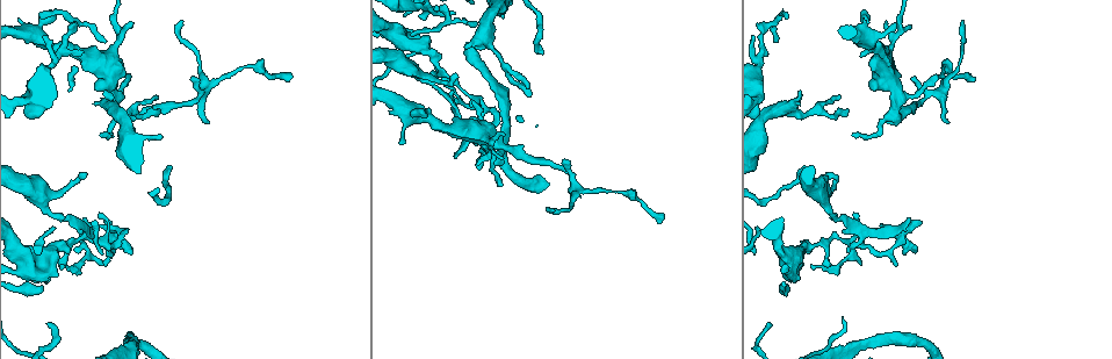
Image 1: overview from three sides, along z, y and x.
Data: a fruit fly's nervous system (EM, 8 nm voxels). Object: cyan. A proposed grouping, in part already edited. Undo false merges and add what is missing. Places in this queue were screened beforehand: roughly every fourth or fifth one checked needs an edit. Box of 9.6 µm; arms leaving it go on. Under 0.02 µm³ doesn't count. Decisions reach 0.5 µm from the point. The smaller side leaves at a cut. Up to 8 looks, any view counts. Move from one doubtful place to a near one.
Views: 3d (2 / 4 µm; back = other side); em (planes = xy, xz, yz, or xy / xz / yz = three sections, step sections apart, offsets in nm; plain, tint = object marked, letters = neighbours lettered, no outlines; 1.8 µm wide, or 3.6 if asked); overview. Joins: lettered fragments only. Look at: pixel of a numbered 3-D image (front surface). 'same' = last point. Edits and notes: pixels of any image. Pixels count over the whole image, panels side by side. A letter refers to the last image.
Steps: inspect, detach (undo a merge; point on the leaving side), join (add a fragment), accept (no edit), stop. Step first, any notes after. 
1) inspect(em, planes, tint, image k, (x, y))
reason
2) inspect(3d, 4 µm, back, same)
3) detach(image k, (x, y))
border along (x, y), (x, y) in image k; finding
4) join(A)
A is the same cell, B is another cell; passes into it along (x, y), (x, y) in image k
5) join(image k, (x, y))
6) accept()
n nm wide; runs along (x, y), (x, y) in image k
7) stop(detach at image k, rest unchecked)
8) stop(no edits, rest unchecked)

inspect(3d, 4 µm, image 1, (897, 106))
a narrow waist

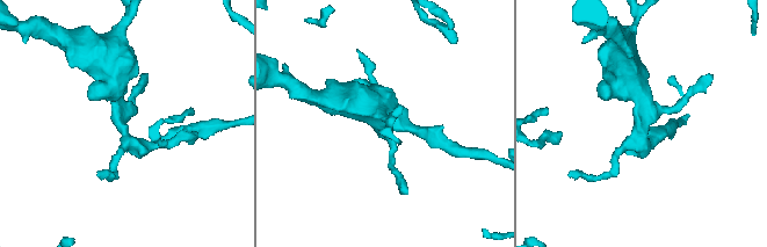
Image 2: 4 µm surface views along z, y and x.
inspect(em, yz, step 8, letters, image 2, (642, 125))
now the EM

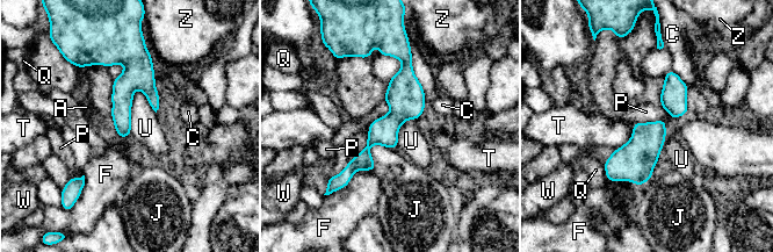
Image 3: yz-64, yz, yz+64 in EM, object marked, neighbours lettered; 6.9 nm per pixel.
accept()
C touches over 380 nm; A, C, F, J, P, Q, T, U, W and Z are other cells; one neuron here

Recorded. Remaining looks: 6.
inspect(3d, 2 µm, image 1, (765, 25))
sharp bend

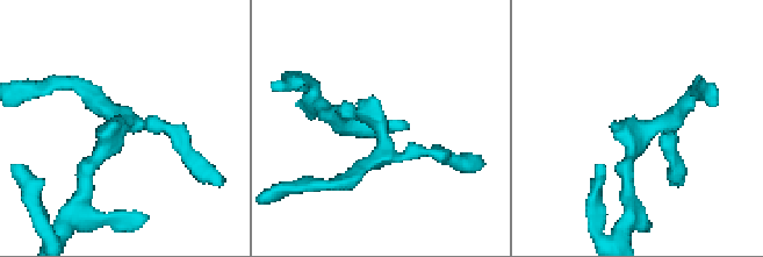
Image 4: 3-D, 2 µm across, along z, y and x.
inspect(em, xy, step 16, tint, image 4, (641, 128))
shape alone is not enough

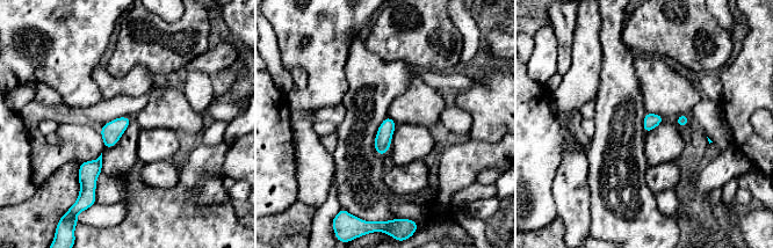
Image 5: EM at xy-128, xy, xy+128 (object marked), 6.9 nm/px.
inspect(em, planes, letters, same)

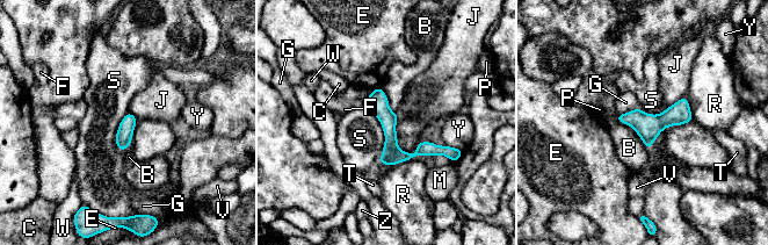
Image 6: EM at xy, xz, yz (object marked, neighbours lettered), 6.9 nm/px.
accept()
120 nm wide; B, C, E, F, G, J, M, P, R, S, T, V, W, Y and Z are other cells; runs along (368, 101), (401, 156), (449, 151) in image 6; all the same neuron

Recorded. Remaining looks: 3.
inspect(3d, 4 µm, image 1, (401, 143))
an open end

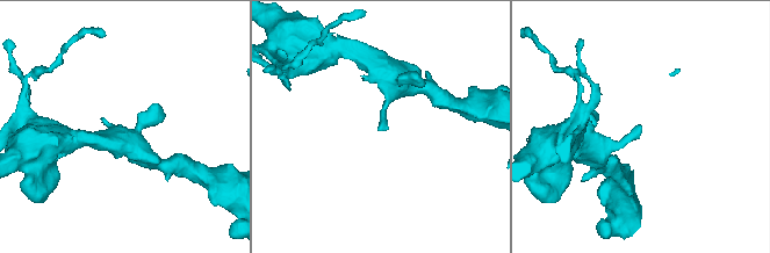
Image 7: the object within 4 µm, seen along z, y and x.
inspect(em, yz, step 8, letters, image 7, (640, 125))

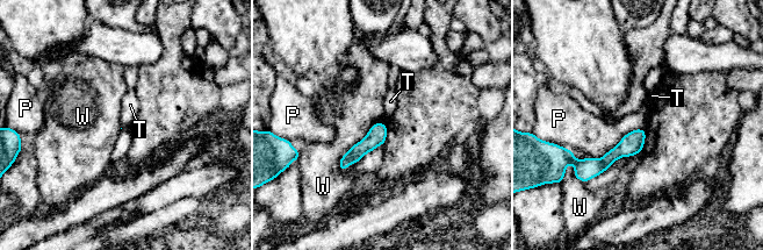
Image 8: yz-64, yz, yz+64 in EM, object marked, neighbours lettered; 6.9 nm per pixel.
inspect(em, planes, letters, same)
cut it another way

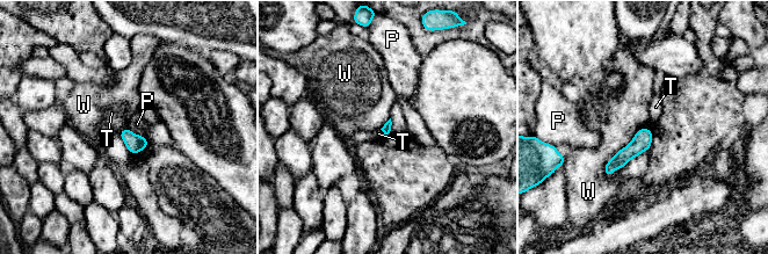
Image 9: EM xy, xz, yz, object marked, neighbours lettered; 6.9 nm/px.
accept()
P, T and W are other cells; none of them fits

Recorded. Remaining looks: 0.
stop(no edits, rest unchecked)

